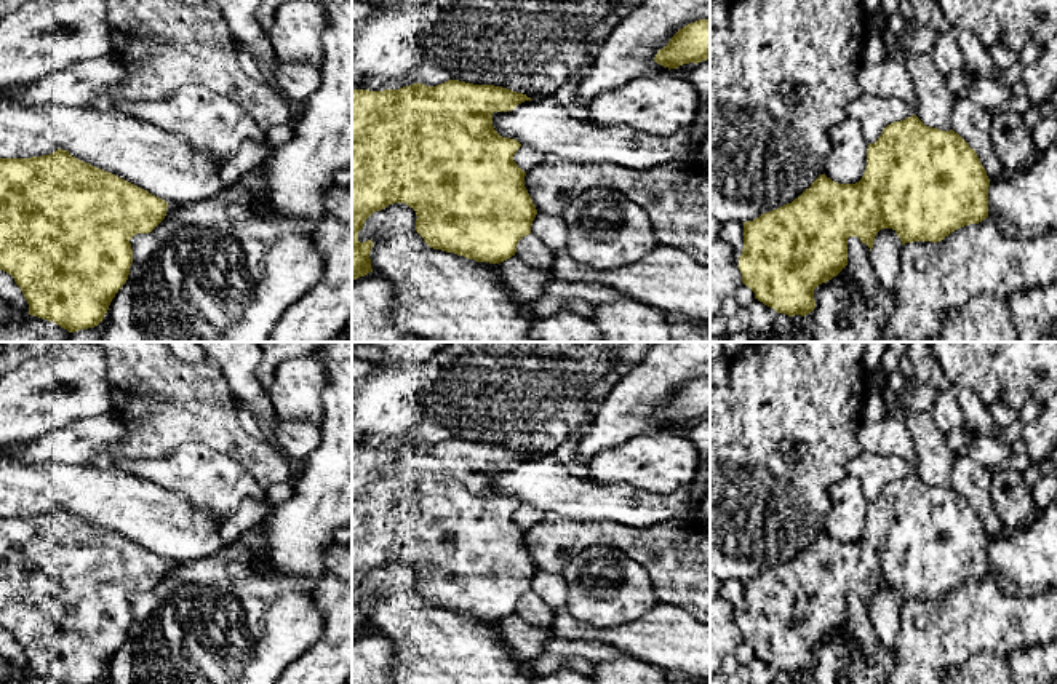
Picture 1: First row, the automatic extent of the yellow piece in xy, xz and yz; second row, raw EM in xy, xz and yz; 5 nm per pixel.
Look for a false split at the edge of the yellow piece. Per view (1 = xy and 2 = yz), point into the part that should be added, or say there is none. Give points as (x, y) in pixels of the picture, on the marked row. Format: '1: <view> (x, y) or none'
1: none
2: none

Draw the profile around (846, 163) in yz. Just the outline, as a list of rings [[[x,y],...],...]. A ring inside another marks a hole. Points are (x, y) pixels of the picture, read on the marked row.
[[[846,117],[828,136],[830,155],[824,174],[838,184],[859,182],[865,173],[868,149],[860,123]]]

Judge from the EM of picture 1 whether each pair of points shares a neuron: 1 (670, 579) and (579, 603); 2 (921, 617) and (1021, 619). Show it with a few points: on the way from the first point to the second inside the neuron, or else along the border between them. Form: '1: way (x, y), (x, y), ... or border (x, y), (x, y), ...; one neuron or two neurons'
1: border (629, 555), (646, 569), (659, 601); two neurons
2: way (945, 619), (997, 619); one neuron

